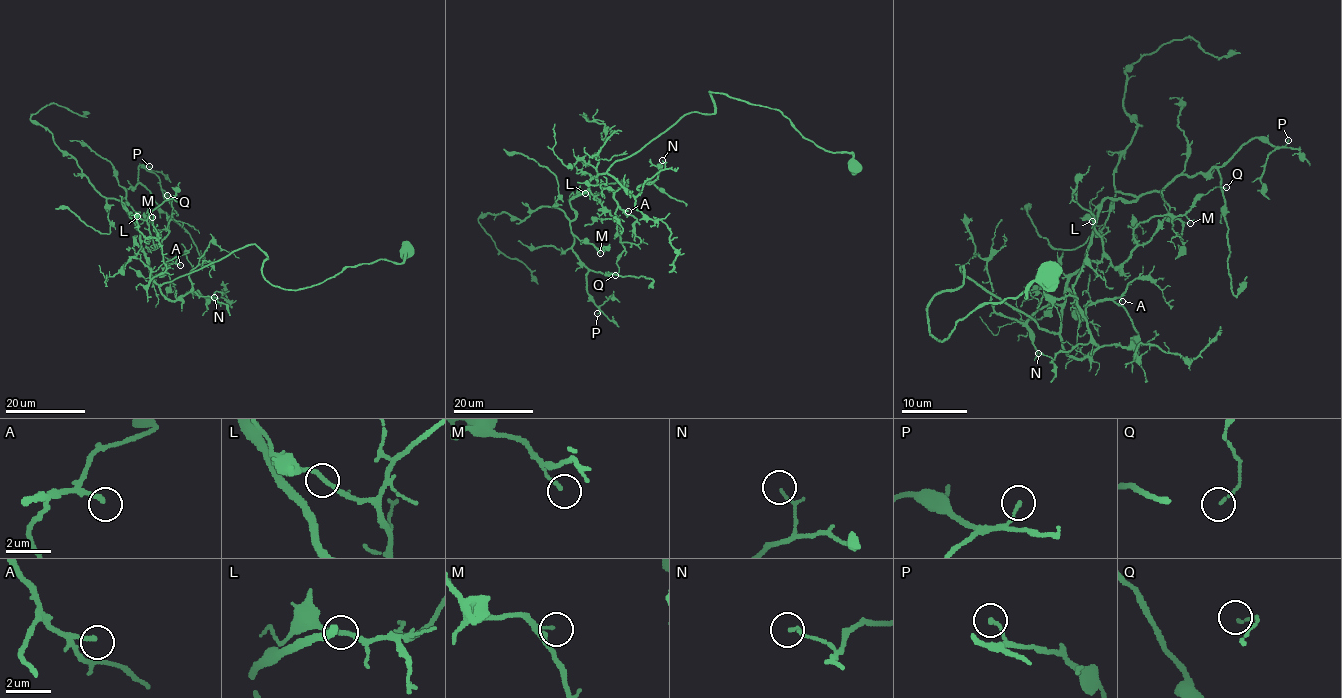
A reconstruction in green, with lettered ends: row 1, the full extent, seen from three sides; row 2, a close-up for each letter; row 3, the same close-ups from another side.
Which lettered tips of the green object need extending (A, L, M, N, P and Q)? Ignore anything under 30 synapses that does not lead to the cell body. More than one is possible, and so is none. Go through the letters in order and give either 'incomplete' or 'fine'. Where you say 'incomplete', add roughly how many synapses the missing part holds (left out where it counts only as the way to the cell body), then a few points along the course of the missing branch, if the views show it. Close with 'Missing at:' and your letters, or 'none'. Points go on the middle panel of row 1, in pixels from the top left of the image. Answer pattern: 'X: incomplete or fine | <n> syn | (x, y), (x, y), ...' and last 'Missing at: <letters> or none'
A: incomplete | 30 syn | (628, 211), (652, 241)
L: fine
M: fine
N: fine
P: fine
Q: fine
Missing at: A

